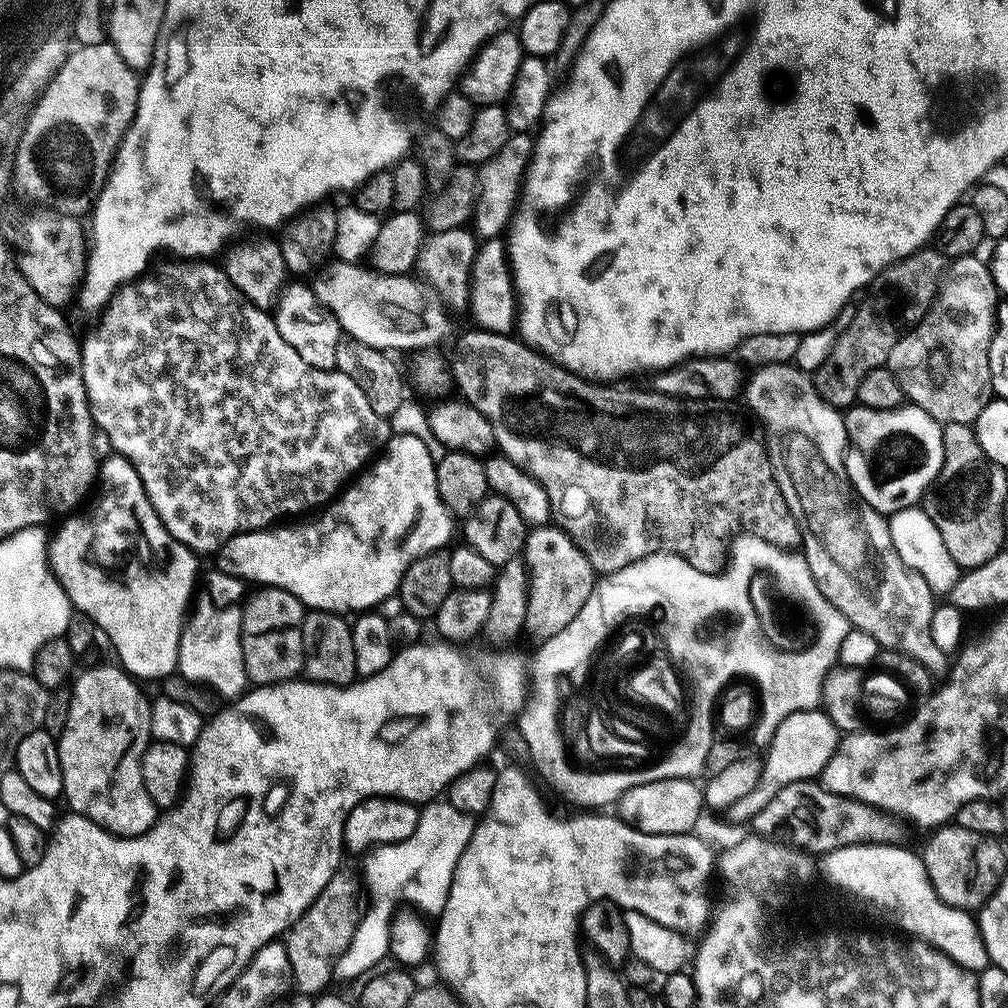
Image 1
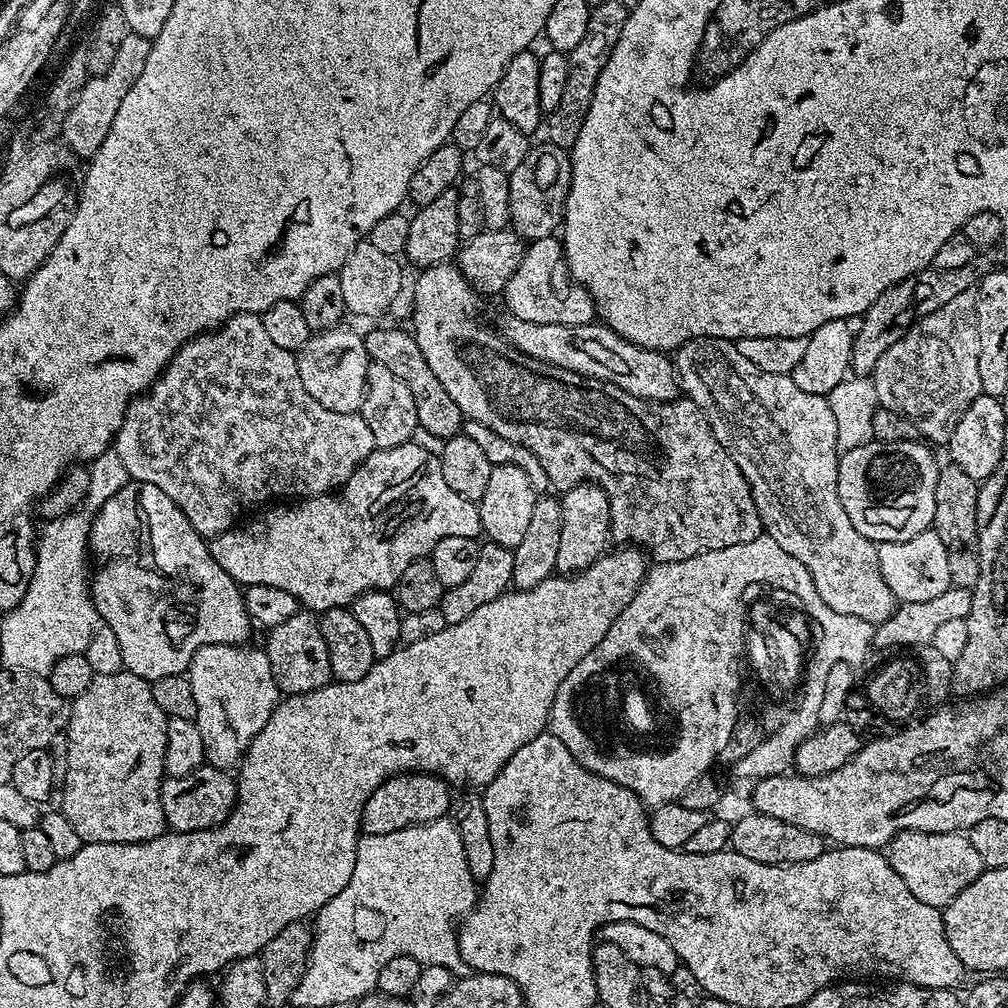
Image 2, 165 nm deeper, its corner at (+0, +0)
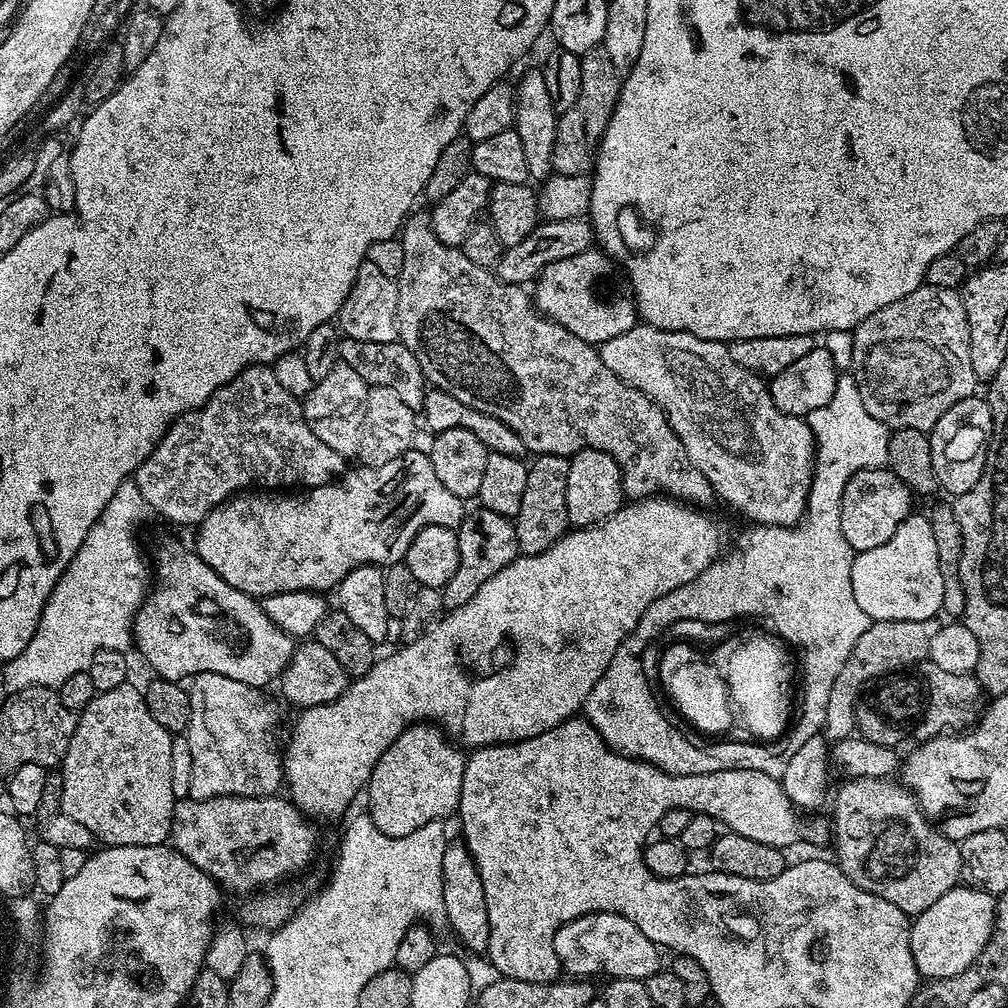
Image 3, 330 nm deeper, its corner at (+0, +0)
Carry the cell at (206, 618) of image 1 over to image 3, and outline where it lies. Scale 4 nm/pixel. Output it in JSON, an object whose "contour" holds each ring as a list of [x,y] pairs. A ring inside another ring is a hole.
{"contour":[[[198,674],[191,677],[190,722],[187,738],[194,778],[188,796],[194,800],[218,798],[219,796],[274,796],[284,784],[284,762],[282,759],[282,736],[280,740],[280,712],[267,691],[246,686],[226,678],[226,674]]]}

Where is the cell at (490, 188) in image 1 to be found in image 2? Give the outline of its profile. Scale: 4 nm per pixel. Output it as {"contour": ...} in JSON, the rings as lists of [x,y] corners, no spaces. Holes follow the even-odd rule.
{"contour":[[[540,144],[529,147],[522,162],[512,164],[507,173],[507,211],[506,216],[512,225],[511,231],[521,241],[541,240],[551,235],[555,224],[559,223],[563,213],[564,197],[570,179],[569,159],[561,149],[553,144]]]}

